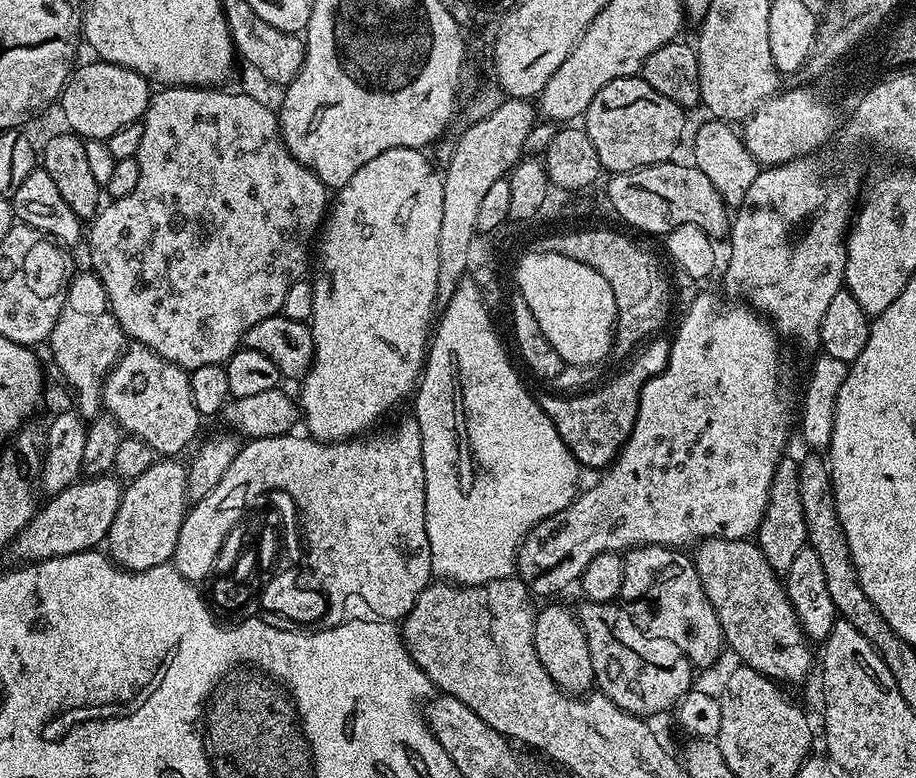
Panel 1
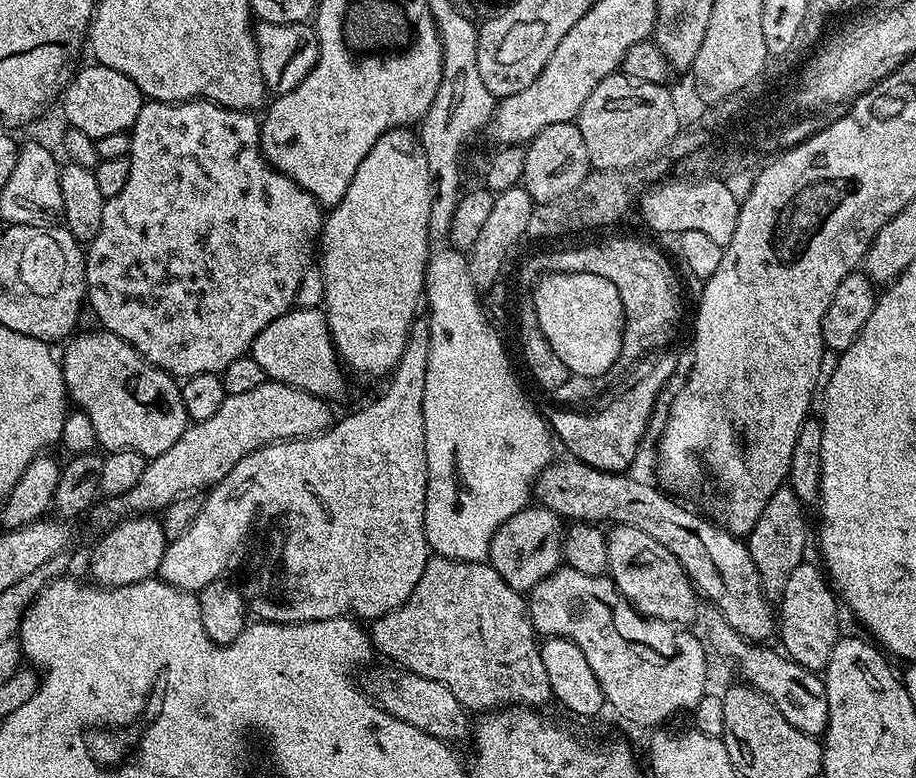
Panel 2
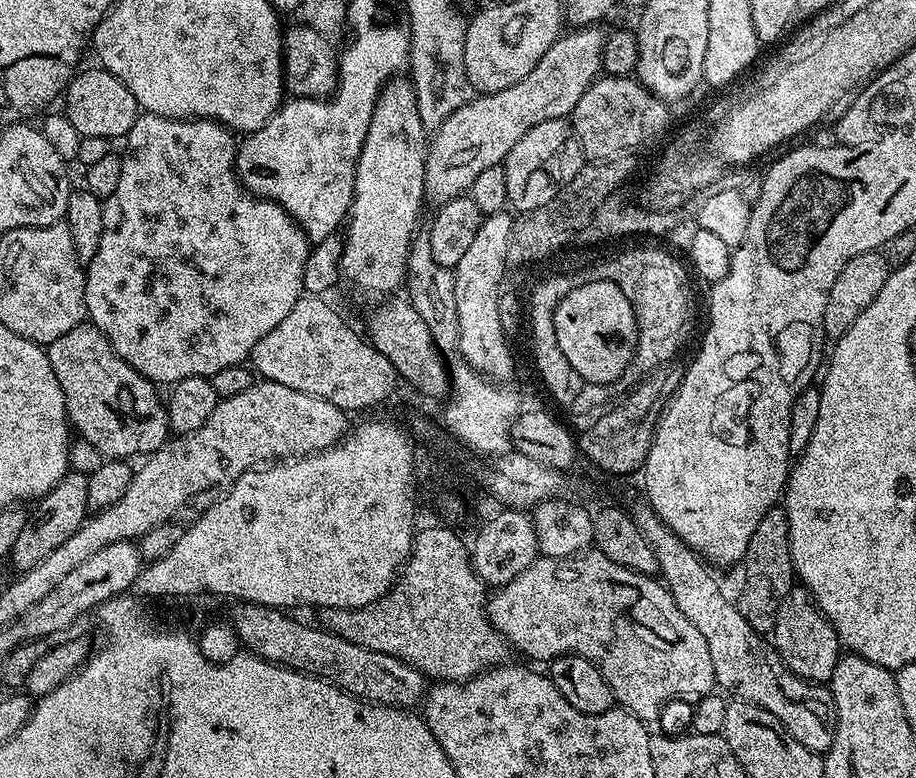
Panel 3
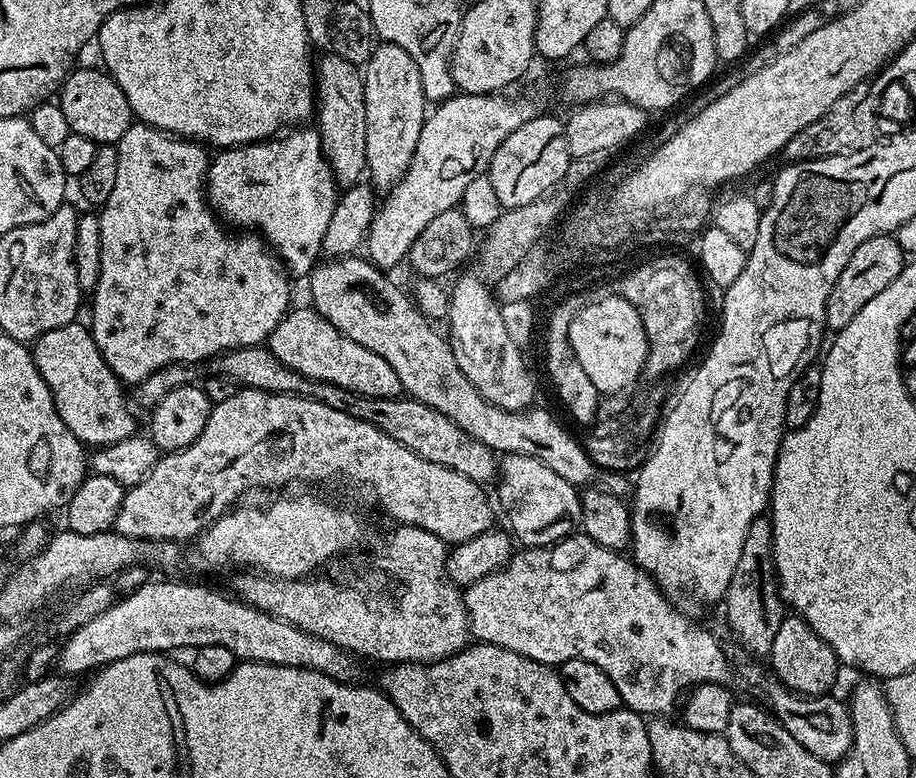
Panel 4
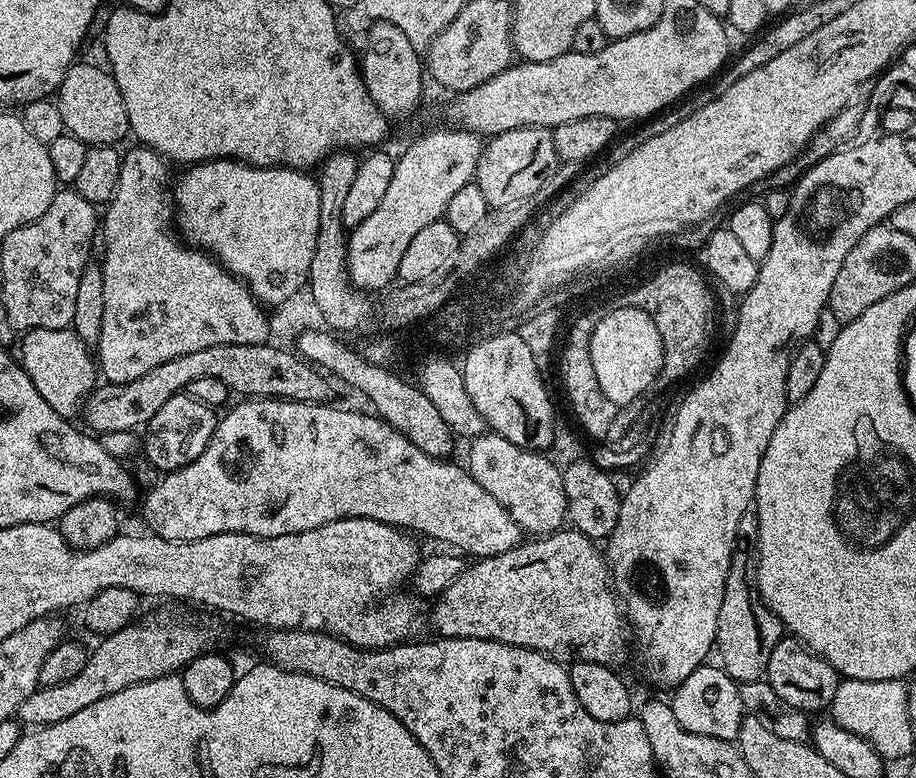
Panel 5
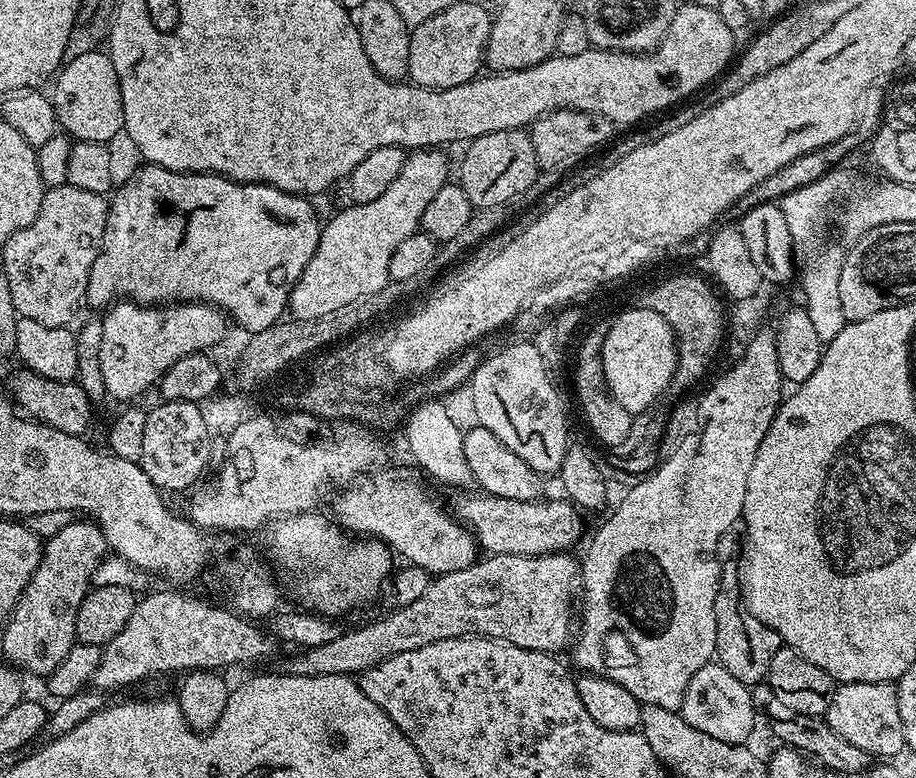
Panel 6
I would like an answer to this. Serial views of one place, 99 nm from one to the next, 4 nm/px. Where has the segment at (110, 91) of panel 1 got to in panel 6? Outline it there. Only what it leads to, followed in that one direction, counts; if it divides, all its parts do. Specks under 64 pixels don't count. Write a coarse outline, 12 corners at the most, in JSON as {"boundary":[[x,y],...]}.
{"boundary":[[107,51],[55,73],[56,123],[73,141],[124,132],[122,90]]}

